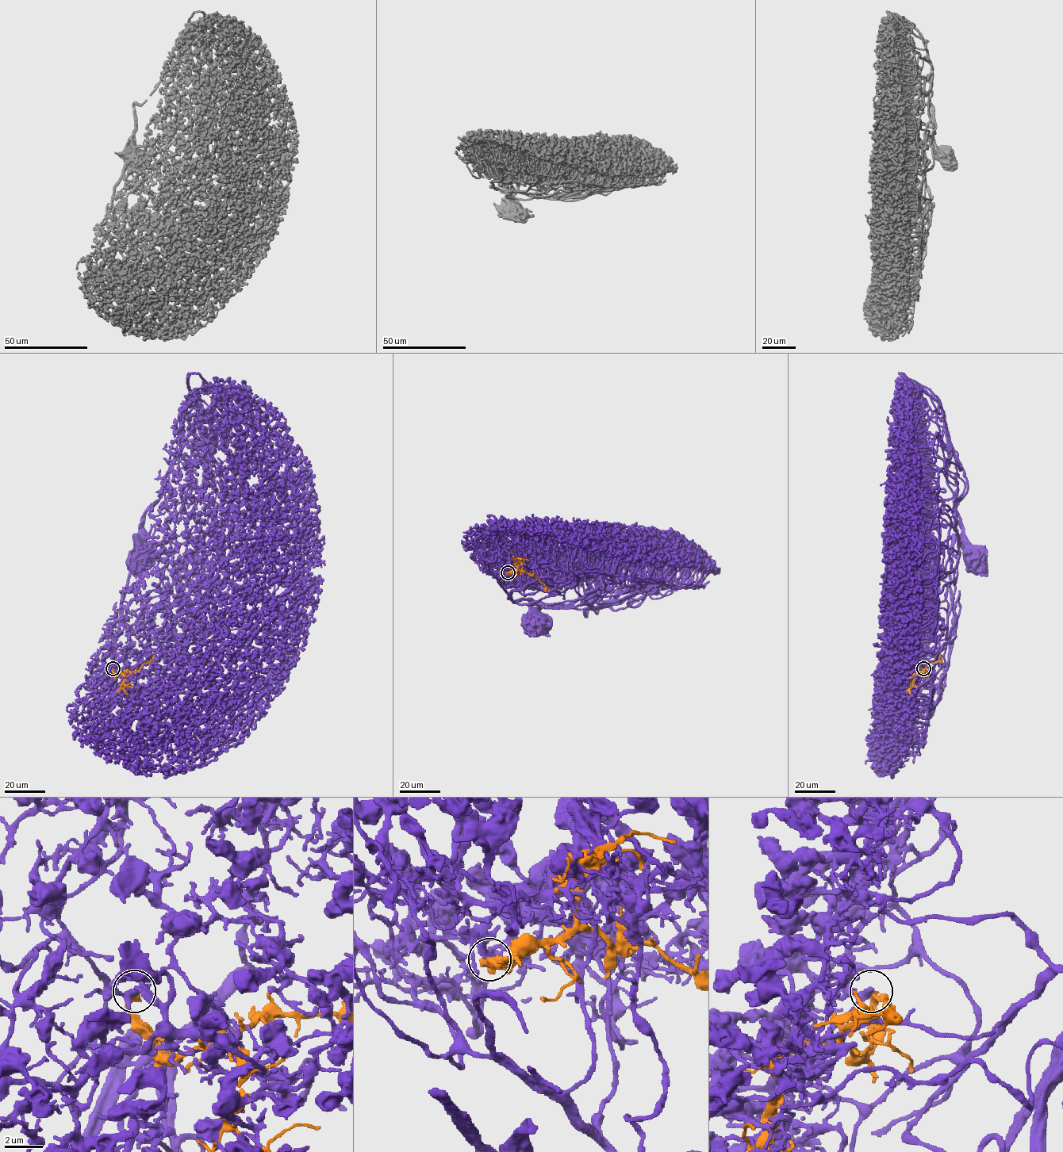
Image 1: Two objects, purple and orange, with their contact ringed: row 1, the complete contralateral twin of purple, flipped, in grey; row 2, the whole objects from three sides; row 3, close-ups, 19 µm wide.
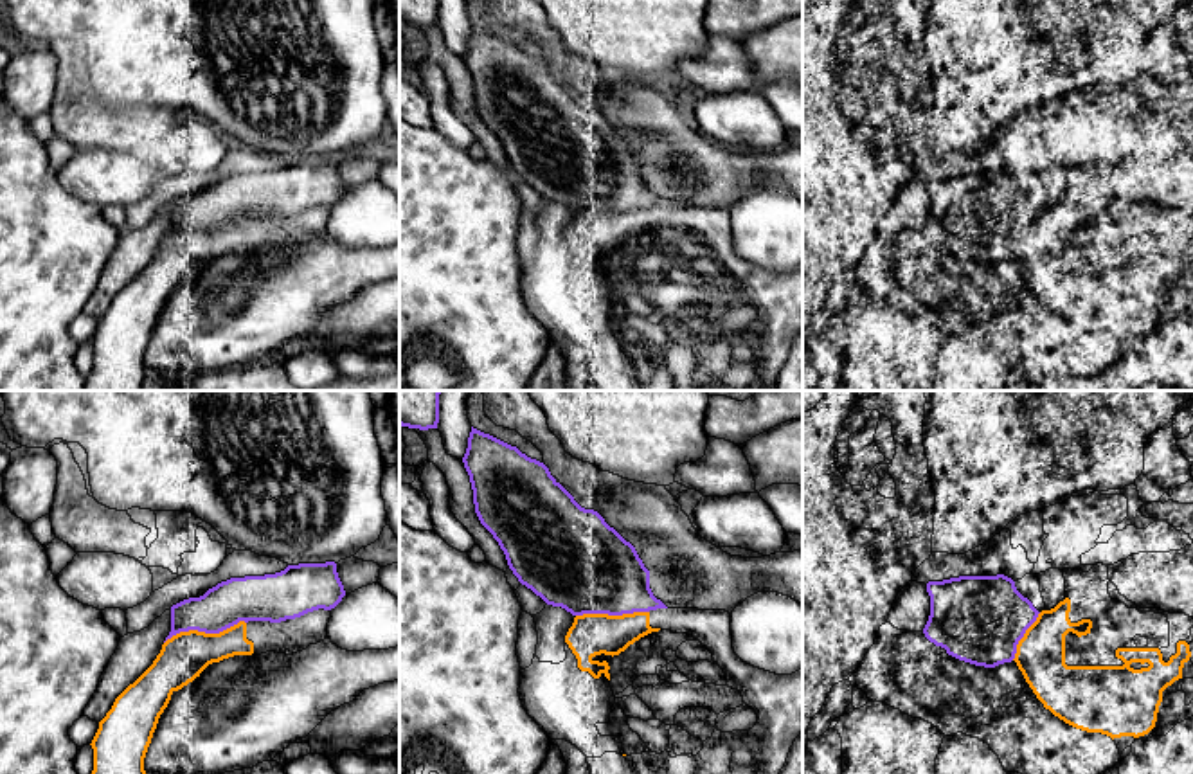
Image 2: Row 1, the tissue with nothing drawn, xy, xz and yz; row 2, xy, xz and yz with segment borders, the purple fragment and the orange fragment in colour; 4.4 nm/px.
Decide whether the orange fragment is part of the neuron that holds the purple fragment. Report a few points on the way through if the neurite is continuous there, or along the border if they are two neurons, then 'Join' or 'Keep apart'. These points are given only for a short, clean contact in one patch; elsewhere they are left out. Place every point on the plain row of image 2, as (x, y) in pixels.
Keep apart

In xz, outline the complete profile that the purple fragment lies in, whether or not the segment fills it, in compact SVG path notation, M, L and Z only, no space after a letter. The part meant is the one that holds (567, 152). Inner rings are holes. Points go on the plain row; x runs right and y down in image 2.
M473 23L462 59L480 121L498 139L518 178L547 202L561 203L572 212L668 205L653 193L650 167L635 144L597 108L581 104L543 59Z

